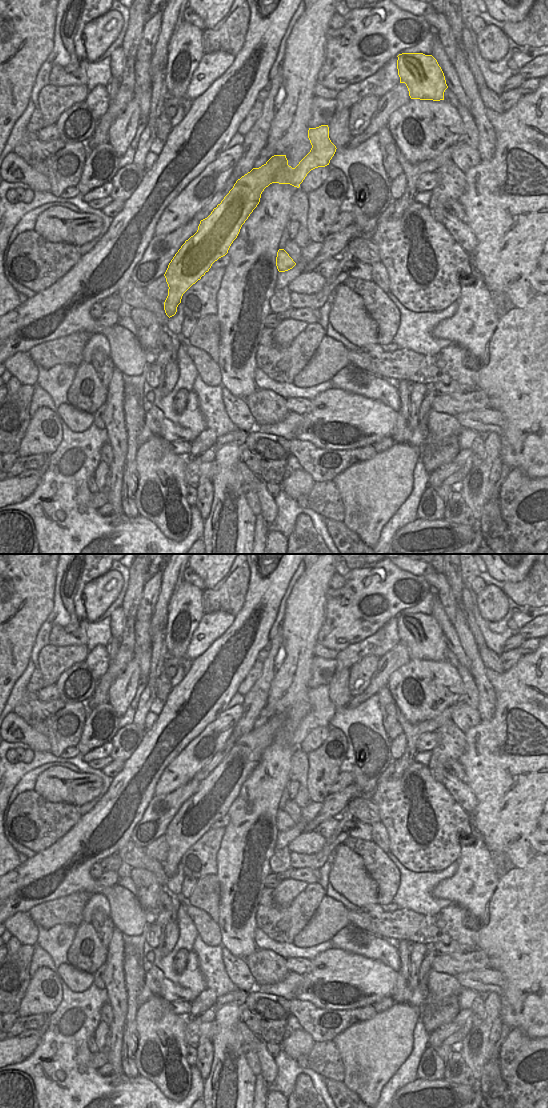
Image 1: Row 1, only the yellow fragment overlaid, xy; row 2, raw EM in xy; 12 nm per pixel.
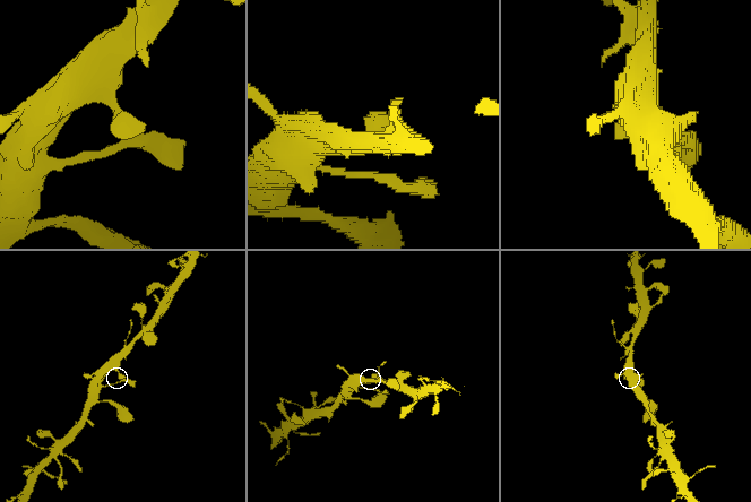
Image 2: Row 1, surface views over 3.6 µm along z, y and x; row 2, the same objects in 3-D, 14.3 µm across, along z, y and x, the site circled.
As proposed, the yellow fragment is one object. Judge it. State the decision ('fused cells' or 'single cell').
fused cells

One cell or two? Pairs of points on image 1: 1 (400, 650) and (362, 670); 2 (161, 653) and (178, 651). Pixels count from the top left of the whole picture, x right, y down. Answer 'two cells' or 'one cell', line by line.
1: two cells
2: two cells

